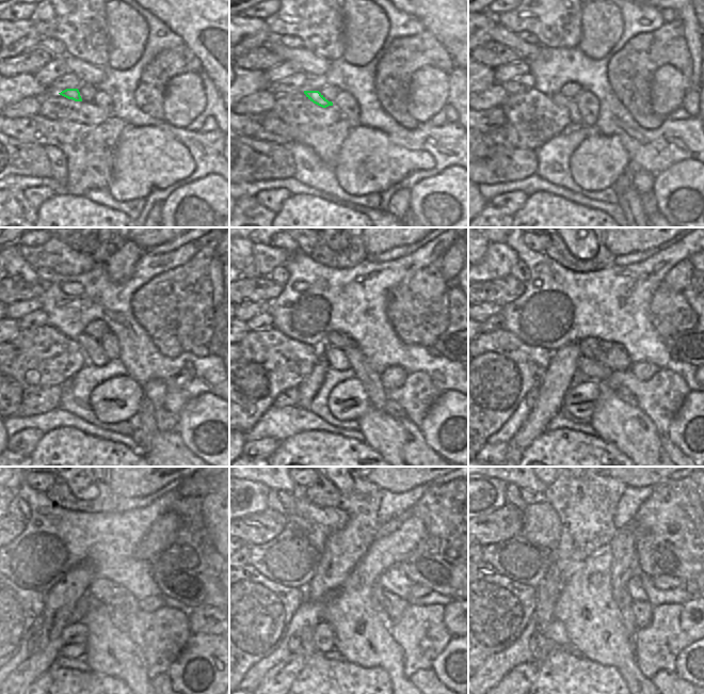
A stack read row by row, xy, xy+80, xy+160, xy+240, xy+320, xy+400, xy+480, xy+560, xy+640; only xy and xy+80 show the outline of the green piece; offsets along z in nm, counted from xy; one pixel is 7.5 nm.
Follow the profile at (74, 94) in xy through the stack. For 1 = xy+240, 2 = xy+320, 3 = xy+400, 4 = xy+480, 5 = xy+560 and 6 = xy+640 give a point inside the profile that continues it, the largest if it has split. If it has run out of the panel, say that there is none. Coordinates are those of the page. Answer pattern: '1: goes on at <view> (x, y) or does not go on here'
1: goes on at xy+240 (92, 348)
2: goes on at xy+320 (336, 359)
3: goes on at xy+400 (660, 397)
4: goes on at xy+480 (186, 632)
5: goes on at xy+560 (421, 633)
6: goes on at xy+640 (657, 646)

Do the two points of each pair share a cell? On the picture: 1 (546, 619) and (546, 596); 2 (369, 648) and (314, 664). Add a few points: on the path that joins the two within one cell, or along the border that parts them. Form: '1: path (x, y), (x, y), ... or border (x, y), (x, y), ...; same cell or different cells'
1: path (546, 614), (546, 601); same cell
2: border (345, 660), (361, 666), (369, 666); different cells

